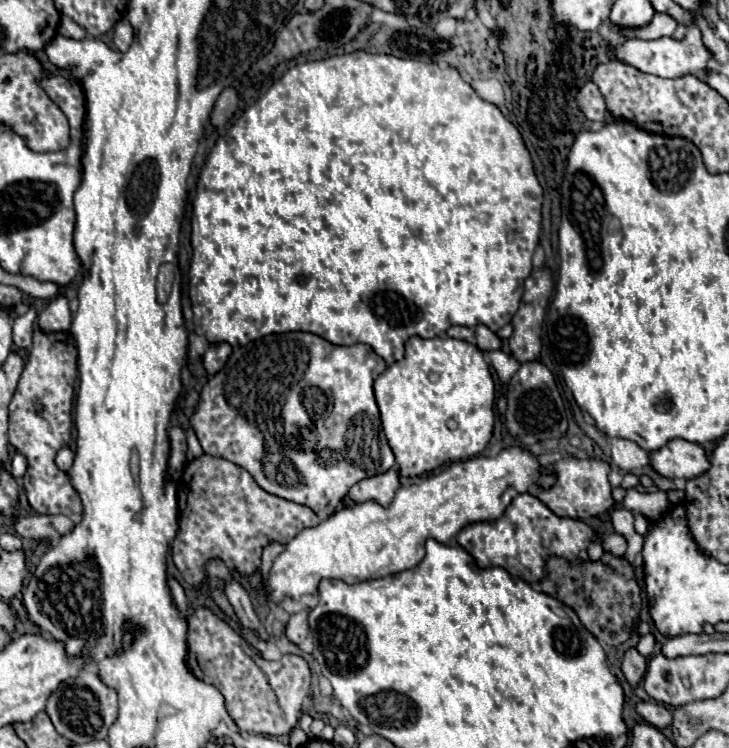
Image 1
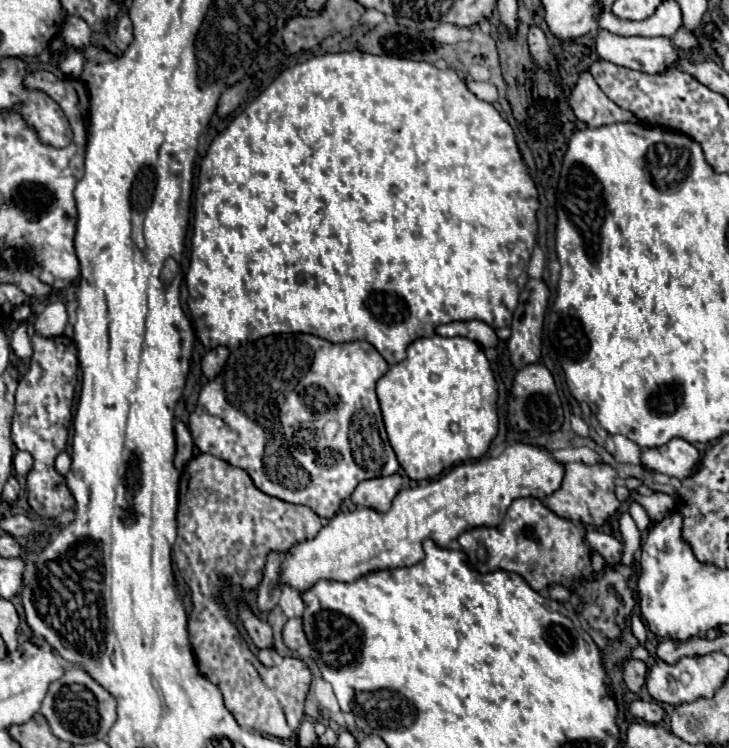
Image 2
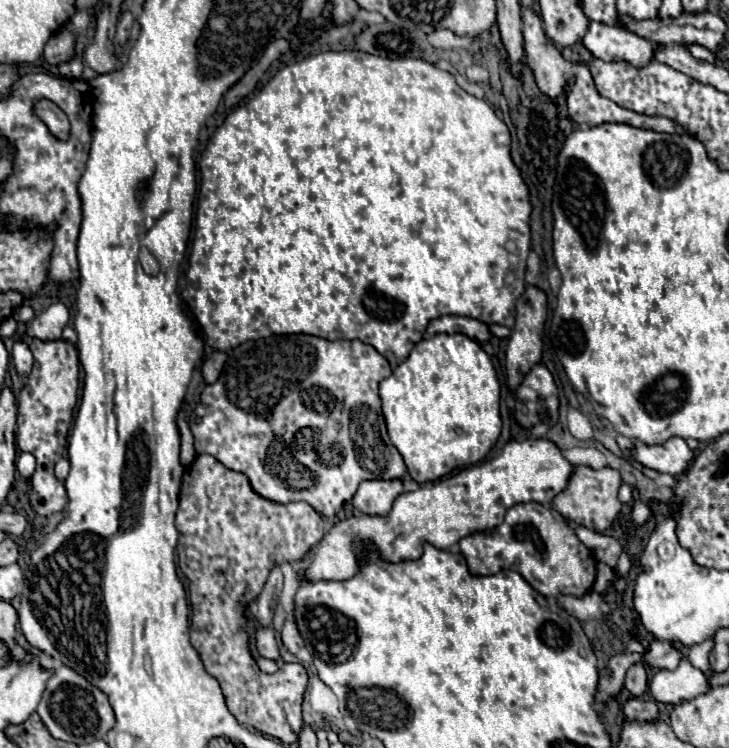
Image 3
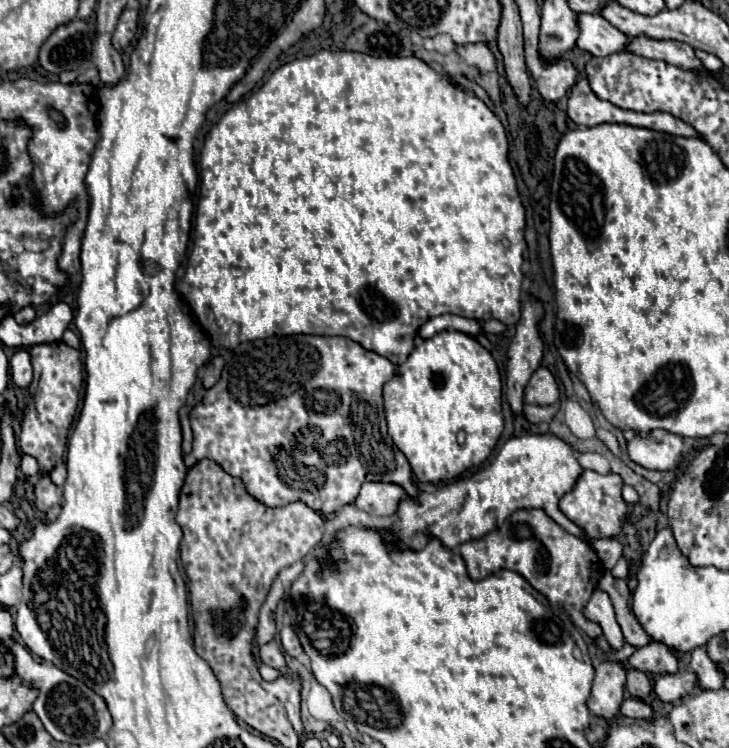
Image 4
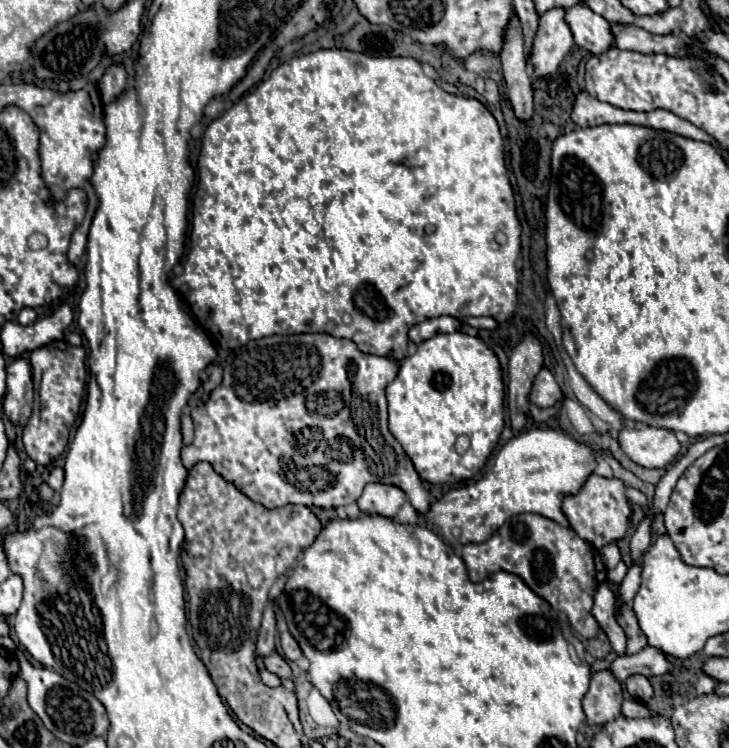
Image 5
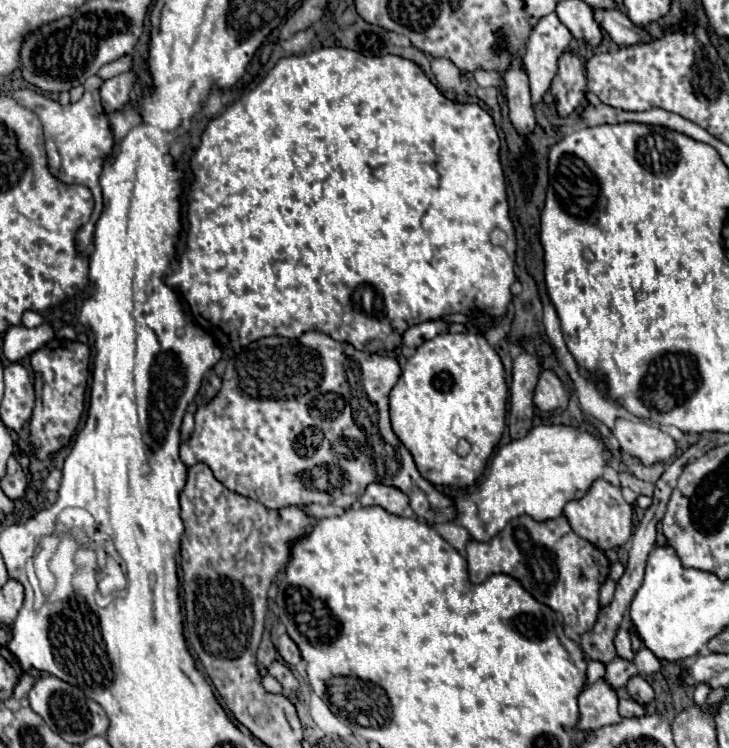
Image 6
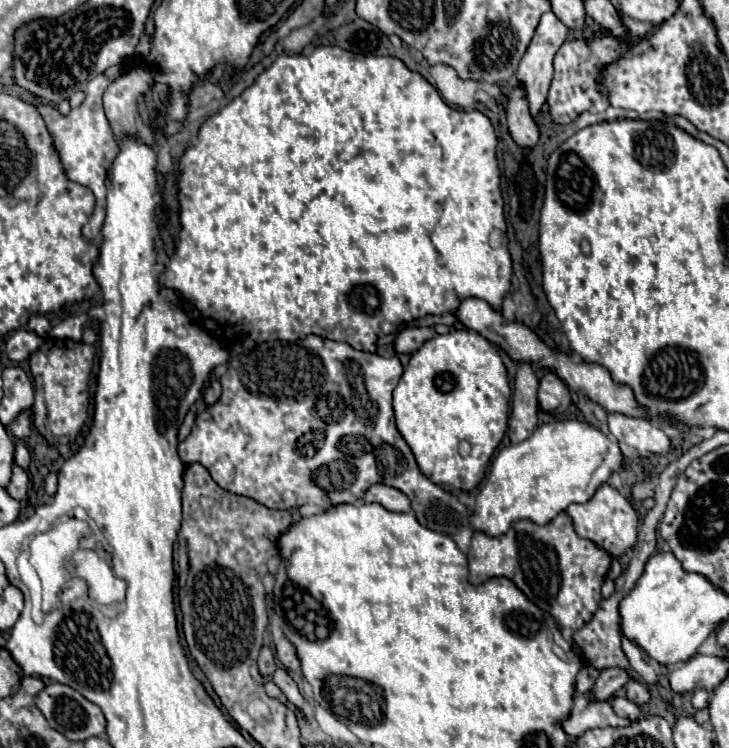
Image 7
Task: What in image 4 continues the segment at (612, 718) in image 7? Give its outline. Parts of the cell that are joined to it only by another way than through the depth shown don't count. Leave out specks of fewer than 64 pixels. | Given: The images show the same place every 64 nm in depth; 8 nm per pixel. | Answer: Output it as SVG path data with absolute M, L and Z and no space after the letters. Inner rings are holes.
M602 660L596 666L596 678L588 700L590 712L602 718L612 718L622 704L624 682L626 682L624 662Z

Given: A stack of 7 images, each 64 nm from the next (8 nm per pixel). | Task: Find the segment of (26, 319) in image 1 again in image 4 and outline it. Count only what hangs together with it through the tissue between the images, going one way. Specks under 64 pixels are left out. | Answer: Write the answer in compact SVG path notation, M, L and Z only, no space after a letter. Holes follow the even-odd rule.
M18 348L14 352L14 356L10 358L10 368L12 368L12 382L20 388L28 388L32 380L32 364L26 348Z

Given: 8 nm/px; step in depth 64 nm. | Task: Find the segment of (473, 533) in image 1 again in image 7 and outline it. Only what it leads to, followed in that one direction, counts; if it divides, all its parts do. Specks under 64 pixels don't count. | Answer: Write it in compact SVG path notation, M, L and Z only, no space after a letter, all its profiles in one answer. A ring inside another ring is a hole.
M560 512L554 520L550 520L544 526L532 524L530 520L518 520L510 526L510 530L506 534L496 536L496 538L490 538L482 532L474 532L470 552L468 552L470 582L474 586L478 586L478 584L482 584L482 582L486 582L494 576L510 578L536 606L550 612L560 622L560 628L572 628L572 630L580 630L584 624L588 624L588 620L598 610L598 604L602 600L600 586L602 586L602 582L606 578L606 572L610 568L610 560L612 558L606 550L598 548L590 540L582 540L574 532L572 520L566 512Z

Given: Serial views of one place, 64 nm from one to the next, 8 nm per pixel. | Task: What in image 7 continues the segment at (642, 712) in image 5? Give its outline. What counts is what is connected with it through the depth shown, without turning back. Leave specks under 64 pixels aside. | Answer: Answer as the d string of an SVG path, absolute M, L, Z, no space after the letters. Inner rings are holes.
M614 696L612 698L612 706L614 706L614 712L622 718L630 718L630 720L636 720L640 716L640 708L636 704L632 704L628 698L620 698L620 696Z

